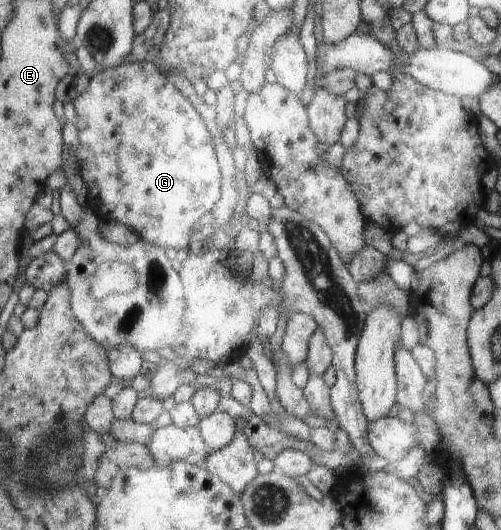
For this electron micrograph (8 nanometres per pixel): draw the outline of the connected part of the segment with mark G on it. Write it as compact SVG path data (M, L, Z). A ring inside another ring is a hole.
M155 62L126 63L117 67L103 69L95 74L86 92L81 94L74 105L78 112L78 126L80 129L80 146L77 162L79 173L85 183L87 197L85 203L92 211L99 213L101 221L117 221L124 223L139 238L155 243L164 248L174 248L176 250L189 248L191 243L191 229L199 223L199 219L207 213L213 213L221 197L221 173L219 173L219 156L214 143L214 133L211 130L210 120L201 115L200 111L193 105L193 102L174 83L169 81L169 77L161 72Z

